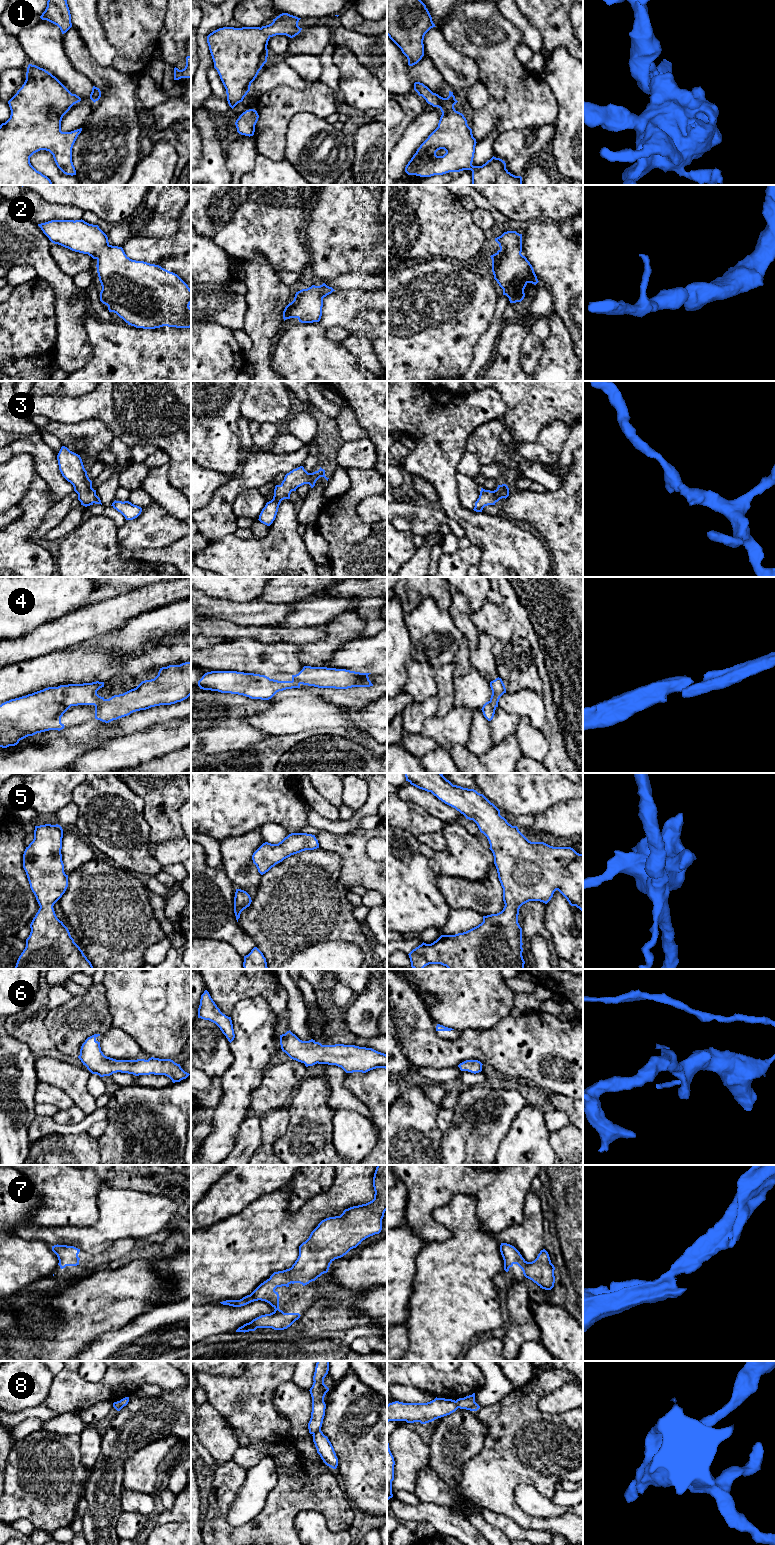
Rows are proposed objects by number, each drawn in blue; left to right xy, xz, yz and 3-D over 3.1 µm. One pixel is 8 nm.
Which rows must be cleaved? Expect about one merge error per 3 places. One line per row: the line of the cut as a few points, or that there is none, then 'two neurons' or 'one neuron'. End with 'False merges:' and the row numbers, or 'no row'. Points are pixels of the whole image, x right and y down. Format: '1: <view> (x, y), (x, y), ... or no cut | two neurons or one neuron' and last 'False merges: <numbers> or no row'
1: no cut | one neuron
2: no cut | one neuron
3: no cut | one neuron
4: no cut | one neuron
5: no cut | one neuron
6: no cut | one neuron
7: no cut | one neuron
8: xz (320, 1429), (313, 1434) | two neurons
False merges: 8

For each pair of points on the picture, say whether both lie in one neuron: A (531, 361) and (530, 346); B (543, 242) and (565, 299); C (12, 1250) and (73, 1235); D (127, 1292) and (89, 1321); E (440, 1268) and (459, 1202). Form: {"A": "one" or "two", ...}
{"A": "one", "B": "one", "C": "two", "D": "one", "E": "one"}

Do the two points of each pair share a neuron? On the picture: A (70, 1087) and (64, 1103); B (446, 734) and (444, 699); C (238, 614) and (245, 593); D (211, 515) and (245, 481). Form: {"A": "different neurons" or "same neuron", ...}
{"A": "different neurons", "B": "different neurons", "C": "different neurons", "D": "same neuron"}

